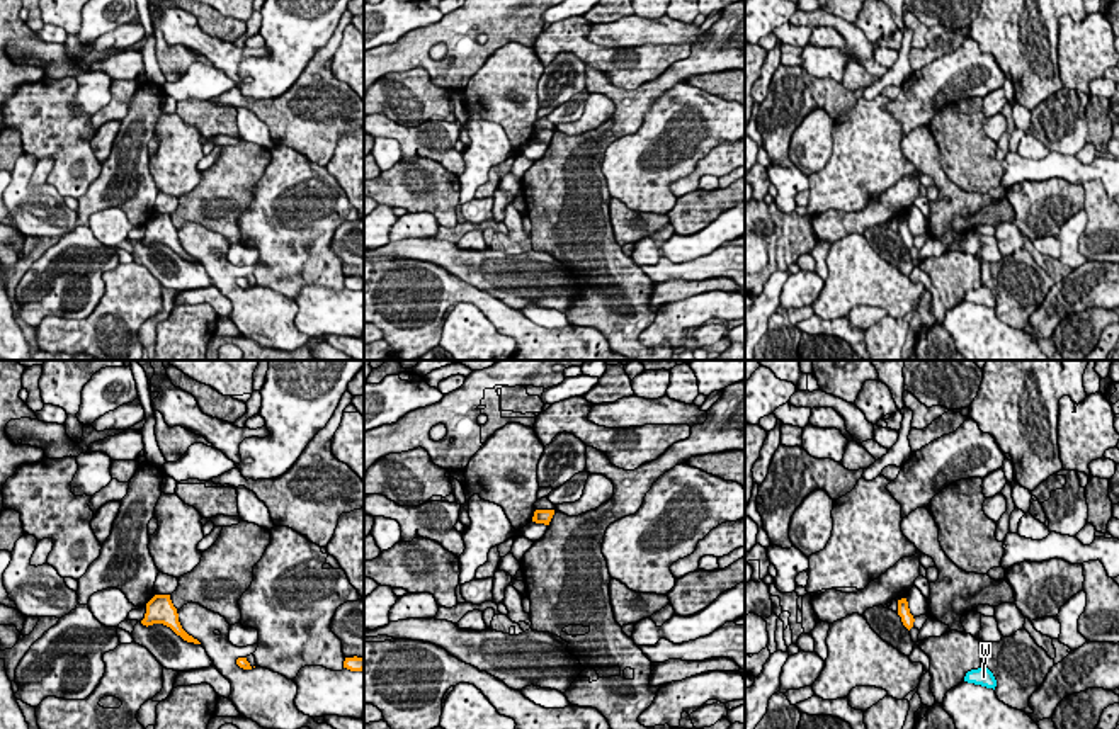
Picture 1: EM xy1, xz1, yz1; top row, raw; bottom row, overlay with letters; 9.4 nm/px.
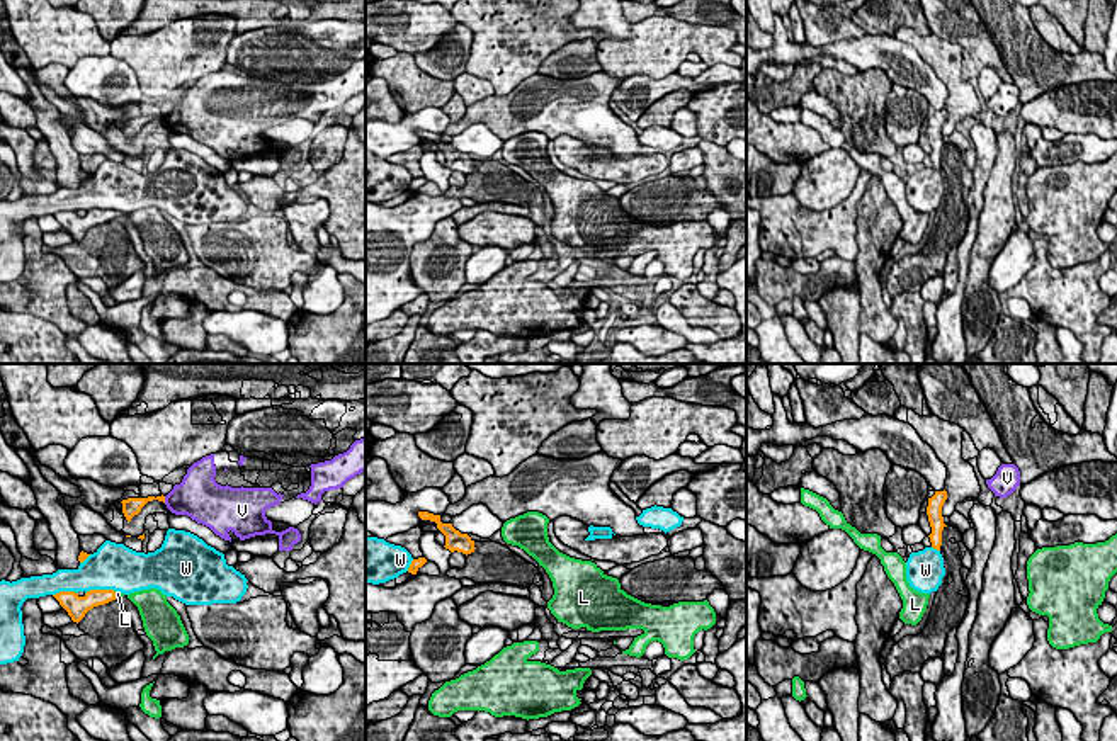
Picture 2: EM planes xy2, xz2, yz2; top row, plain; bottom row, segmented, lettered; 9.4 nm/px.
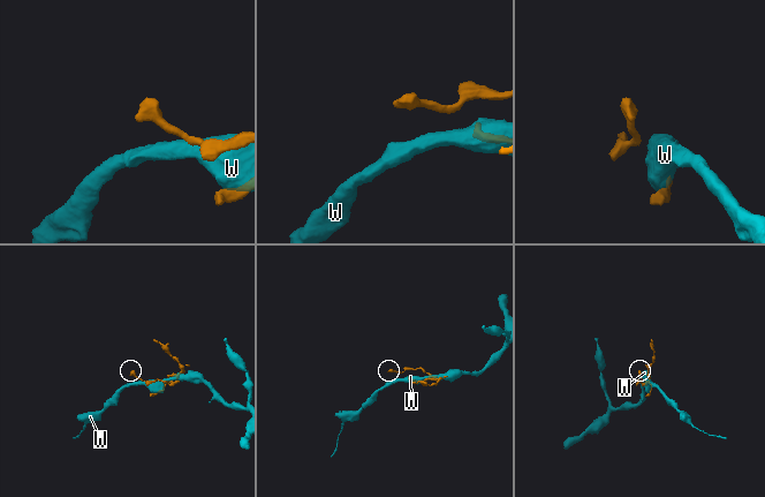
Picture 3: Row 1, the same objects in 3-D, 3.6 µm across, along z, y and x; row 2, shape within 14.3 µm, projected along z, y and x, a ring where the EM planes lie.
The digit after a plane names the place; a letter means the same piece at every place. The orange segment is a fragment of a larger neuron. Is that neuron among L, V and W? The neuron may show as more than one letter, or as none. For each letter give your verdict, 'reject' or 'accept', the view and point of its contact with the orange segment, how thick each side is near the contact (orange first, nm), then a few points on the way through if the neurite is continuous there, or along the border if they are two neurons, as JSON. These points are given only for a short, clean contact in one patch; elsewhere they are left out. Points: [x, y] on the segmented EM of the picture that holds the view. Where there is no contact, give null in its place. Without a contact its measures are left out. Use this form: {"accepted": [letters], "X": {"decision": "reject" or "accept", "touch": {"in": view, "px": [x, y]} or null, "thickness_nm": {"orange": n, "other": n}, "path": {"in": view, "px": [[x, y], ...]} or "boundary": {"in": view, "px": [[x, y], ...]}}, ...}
{"accepted": ["L"], "L": {"decision": "accept", "touch": {"in": "xy2", "px": [114, 593]}, "thickness_nm": {"orange": 160, "other": 50}, "path": {"in": "xy2", "px": [[92, 599], [114, 593], [118, 593]]}}, "V": {"decision": "reject", "touch": {"in": "xy2", "px": [164, 500]}, "thickness_nm": {"orange": 120, "other": 320}, "boundary": {"in": "xy2", "px": [[164, 497], [165, 502]]}}, "W": {"decision": "reject", "touch": {"in": "xy2", "px": [99, 590]}, "thickness_nm": {"orange": 190, "other": 420}}}

